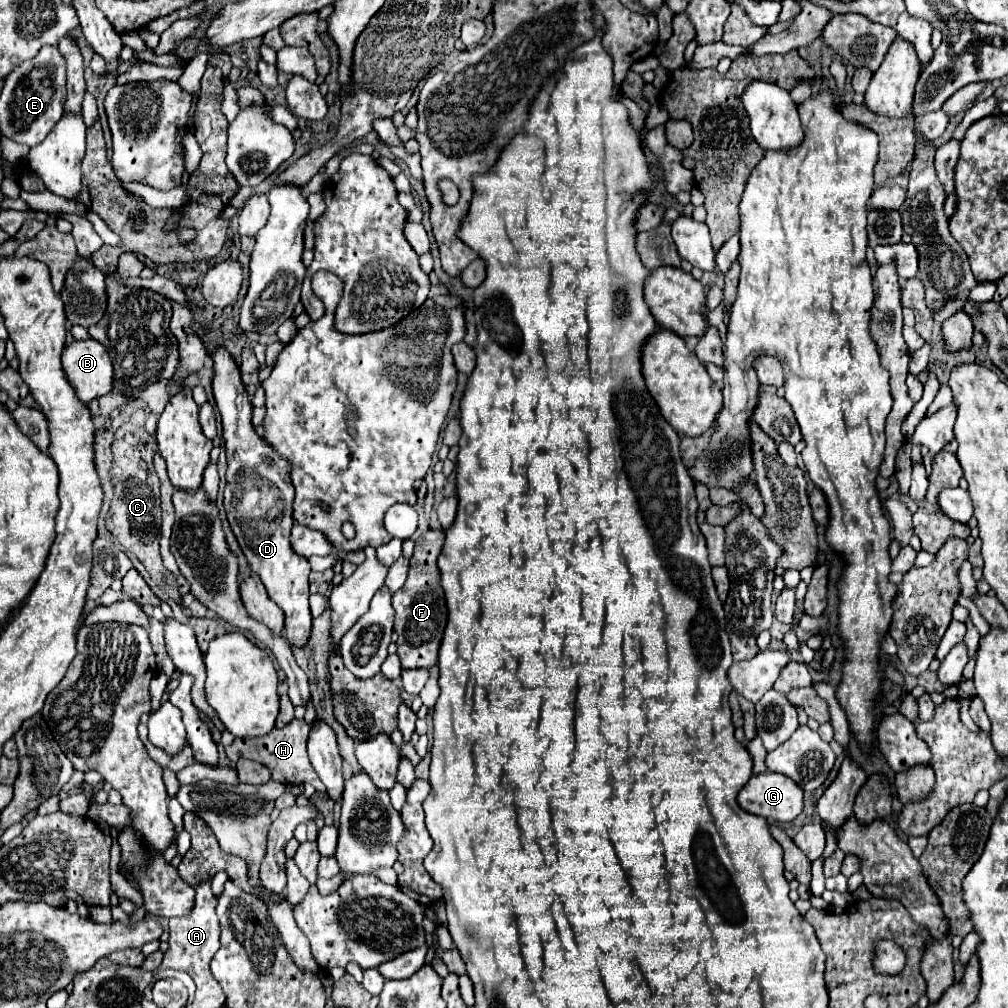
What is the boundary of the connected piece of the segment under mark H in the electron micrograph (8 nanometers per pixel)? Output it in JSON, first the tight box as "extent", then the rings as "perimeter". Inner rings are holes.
{"extent":[225,720,325,794],"perimeter":[[[293,720],[289,722],[283,730],[273,728],[269,734],[265,734],[263,738],[235,738],[235,742],[231,746],[225,748],[227,756],[231,762],[237,762],[239,758],[247,758],[247,760],[257,760],[259,764],[267,766],[273,780],[285,784],[285,786],[295,786],[295,784],[311,784],[315,788],[315,792],[325,794],[325,786],[321,784],[321,780],[317,778],[309,758],[307,758],[307,750],[305,750],[305,742],[307,742],[307,734],[309,734],[309,724],[305,720]]]}

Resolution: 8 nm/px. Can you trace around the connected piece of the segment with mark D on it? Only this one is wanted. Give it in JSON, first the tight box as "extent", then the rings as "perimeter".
{"extent":[211,346,311,646],"perimeter":[[[217,346],[211,354],[213,360],[213,396],[215,396],[215,404],[221,412],[223,418],[223,440],[225,440],[225,452],[227,452],[227,486],[225,486],[225,512],[227,512],[227,520],[229,526],[233,530],[233,534],[237,536],[237,542],[243,550],[243,554],[247,556],[249,568],[261,578],[261,582],[265,584],[269,596],[273,602],[277,602],[277,606],[285,612],[285,638],[295,644],[295,646],[305,646],[309,632],[311,632],[311,612],[309,612],[309,582],[307,576],[311,572],[307,558],[301,558],[299,554],[293,554],[293,546],[289,546],[289,534],[291,534],[291,526],[293,526],[293,484],[289,478],[291,466],[285,458],[281,458],[273,446],[267,446],[267,442],[263,438],[259,438],[255,434],[253,422],[251,422],[251,400],[247,396],[245,384],[241,380],[241,372],[239,366],[235,364],[233,356],[227,352],[225,346]]]}

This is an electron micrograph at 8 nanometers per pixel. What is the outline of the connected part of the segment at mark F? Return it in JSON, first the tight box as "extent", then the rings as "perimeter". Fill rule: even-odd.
{"extent":[393,530,447,668],"perimeter":[[[427,530],[415,540],[407,582],[399,592],[393,594],[393,608],[397,612],[395,632],[399,634],[397,656],[401,658],[401,668],[431,668],[437,664],[443,630],[447,626],[447,602],[445,592],[441,590],[441,572],[437,566],[437,556],[443,548],[443,542],[443,530]]]}

